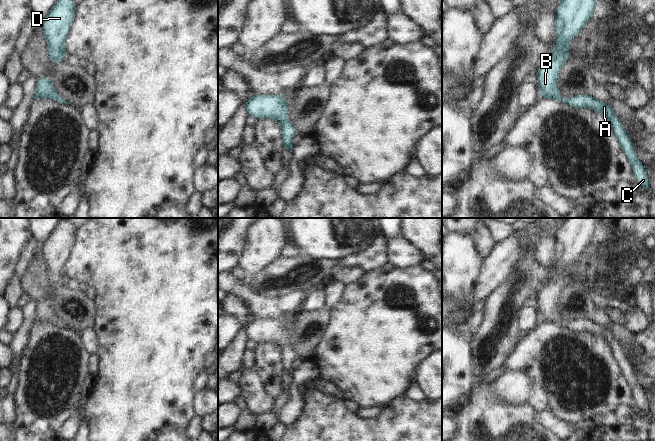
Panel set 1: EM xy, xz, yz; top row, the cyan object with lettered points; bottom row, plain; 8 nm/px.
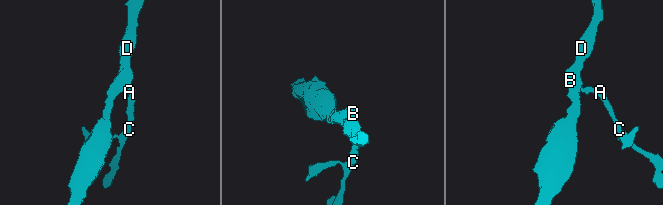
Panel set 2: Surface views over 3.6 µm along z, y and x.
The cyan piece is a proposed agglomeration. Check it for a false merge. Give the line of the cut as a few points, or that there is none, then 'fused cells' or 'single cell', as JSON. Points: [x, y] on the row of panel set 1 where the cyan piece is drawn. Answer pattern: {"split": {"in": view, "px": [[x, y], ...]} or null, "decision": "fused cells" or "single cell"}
{"split": null, "decision": "single cell"}

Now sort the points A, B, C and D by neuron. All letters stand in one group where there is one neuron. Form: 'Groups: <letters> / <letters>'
Groups: A B C D

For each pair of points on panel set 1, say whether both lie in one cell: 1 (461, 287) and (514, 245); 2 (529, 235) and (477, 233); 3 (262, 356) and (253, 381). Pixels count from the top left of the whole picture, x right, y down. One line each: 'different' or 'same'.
1: different
2: different
3: different

